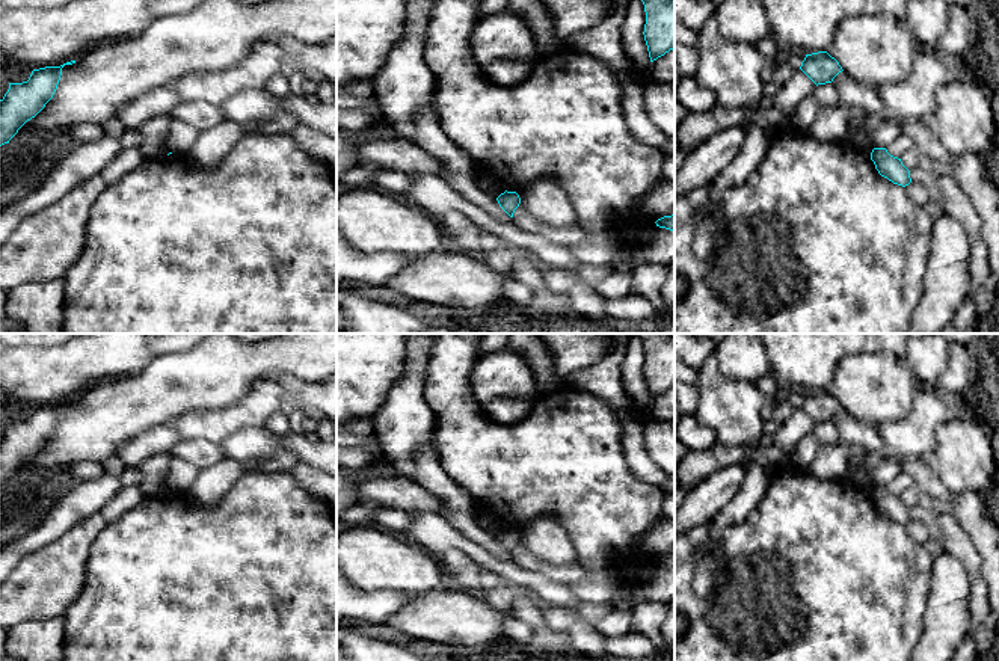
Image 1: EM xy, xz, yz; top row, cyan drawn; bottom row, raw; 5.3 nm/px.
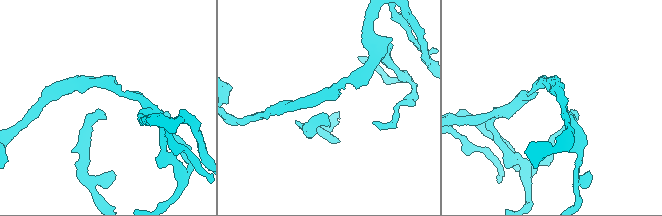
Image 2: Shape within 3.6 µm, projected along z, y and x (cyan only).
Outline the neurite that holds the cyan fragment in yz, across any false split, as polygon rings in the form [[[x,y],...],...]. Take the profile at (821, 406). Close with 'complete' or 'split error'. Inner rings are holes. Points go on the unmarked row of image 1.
[[[827,389],[806,392],[800,407],[818,424],[831,421],[842,410],[839,400]]]; complete

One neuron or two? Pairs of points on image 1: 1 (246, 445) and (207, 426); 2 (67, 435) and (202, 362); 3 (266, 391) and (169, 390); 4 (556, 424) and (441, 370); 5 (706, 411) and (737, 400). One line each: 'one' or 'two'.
1: two
2: one
3: two
4: one
5: one

